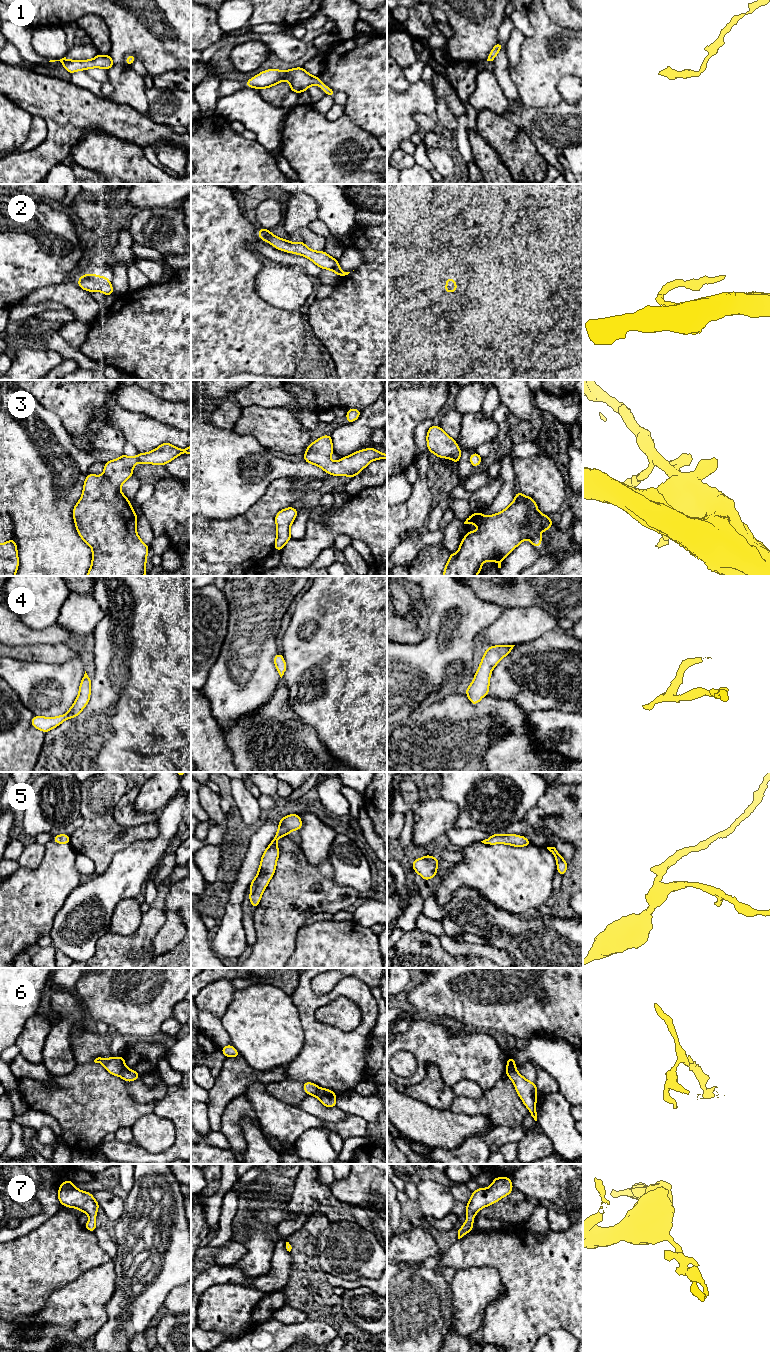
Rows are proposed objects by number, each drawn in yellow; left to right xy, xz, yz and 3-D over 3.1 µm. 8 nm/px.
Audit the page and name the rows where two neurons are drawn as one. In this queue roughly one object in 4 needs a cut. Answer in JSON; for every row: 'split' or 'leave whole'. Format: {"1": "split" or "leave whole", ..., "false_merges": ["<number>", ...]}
{"1": "leave whole", "2": "leave whole", "3": "leave whole", "4": "leave whole", "5": "leave whole", "6": "split", "7": "leave whole", "false_merges": ["6"]}

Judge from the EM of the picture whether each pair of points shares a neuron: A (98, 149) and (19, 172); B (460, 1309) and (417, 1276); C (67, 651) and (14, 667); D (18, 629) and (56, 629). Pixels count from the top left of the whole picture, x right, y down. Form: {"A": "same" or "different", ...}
{"A": "different", "B": "different", "C": "different", "D": "same"}

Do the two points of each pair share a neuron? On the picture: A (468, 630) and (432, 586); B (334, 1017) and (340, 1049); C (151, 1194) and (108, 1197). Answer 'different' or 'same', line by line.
A: same
B: different
C: different

